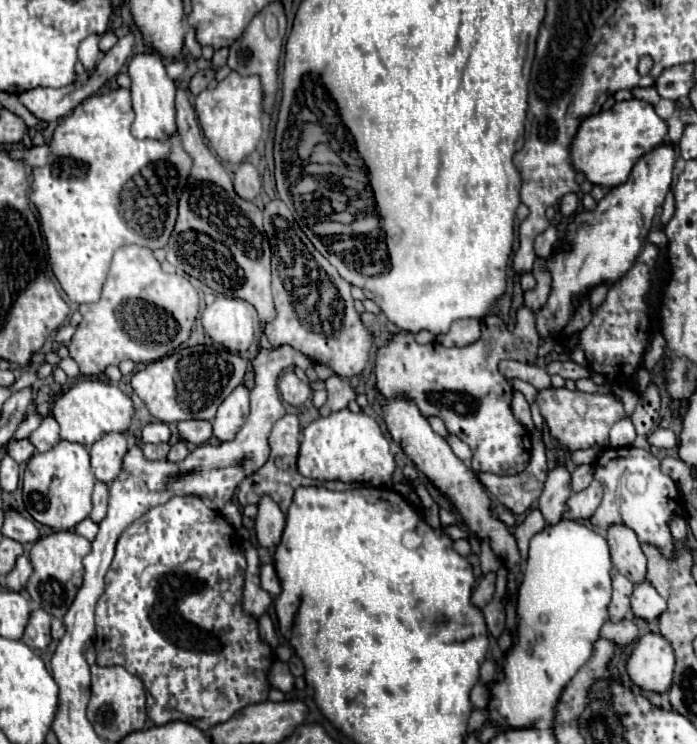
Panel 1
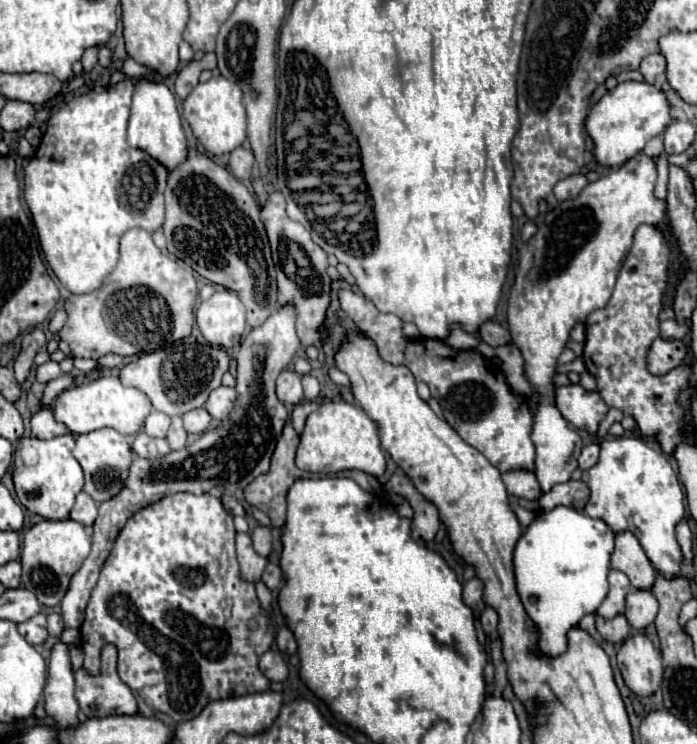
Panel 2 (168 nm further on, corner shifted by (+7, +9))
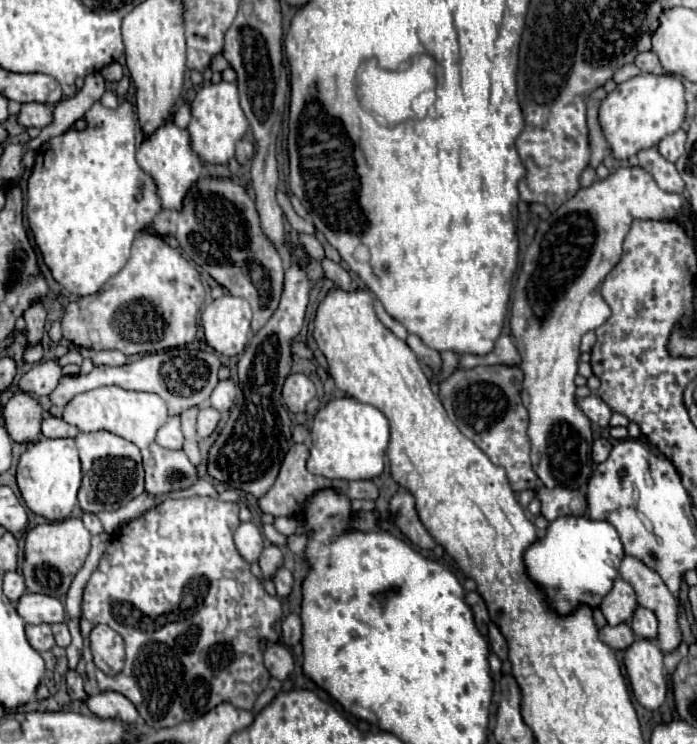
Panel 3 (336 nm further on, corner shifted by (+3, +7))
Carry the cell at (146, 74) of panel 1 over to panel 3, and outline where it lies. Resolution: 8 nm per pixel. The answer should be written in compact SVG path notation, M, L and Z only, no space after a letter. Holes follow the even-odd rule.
M165 123L141 143L141 147L137 149L137 163L155 181L161 209L169 211L181 211L181 199L185 199L185 191L189 191L189 187L203 175L203 163L189 145L189 133L175 127L173 123Z

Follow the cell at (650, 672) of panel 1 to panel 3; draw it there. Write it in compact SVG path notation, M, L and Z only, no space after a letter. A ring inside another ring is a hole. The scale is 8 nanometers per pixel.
M637 639L625 651L625 667L635 699L645 709L659 709L667 695L664 654L649 639Z

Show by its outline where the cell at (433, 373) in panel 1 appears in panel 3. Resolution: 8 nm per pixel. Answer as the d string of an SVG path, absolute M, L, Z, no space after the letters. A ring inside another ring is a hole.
M497 363L469 371L455 371L447 381L439 385L439 397L447 409L449 419L467 439L477 443L477 447L481 447L481 451L495 465L505 467L513 491L537 487L537 475L531 469L529 461L529 417L527 409L521 403L521 383L523 373L517 365Z

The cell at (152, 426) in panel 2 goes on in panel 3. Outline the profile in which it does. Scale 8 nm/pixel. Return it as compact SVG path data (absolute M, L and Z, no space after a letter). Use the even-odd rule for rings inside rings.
M171 417L171 421L157 433L157 443L165 449L183 449L183 441L185 437L181 431L179 417Z

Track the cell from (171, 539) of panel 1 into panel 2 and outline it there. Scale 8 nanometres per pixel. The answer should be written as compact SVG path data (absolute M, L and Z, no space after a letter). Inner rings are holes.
M173 493L163 497L161 501L147 505L143 509L139 509L121 529L117 541L113 543L113 549L101 569L101 577L95 585L95 589L91 591L91 599L87 605L87 613L85 613L85 621L81 625L81 641L83 641L83 651L85 651L85 663L83 667L89 673L97 673L99 671L99 655L101 649L105 645L115 645L119 651L119 677L123 679L123 683L127 683L133 691L133 695L137 697L137 701L141 703L141 715L151 717L151 715L165 715L171 723L181 723L181 721L189 721L193 717L197 717L197 713L201 713L201 709L209 703L209 701L217 701L217 699L231 699L231 697L241 697L247 693L261 693L269 689L269 679L259 671L257 663L259 657L271 647L273 643L273 629L269 629L269 619L267 613L259 607L257 595L255 595L255 585L247 583L241 579L239 575L239 563L237 563L237 555L235 555L235 527L233 527L233 515L223 507L223 503L219 499L215 499L209 493L203 495L193 495L193 493Z

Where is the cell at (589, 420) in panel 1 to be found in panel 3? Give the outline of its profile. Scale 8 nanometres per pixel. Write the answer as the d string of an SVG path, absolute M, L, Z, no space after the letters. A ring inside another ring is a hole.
M589 395L585 399L579 399L579 407L593 423L597 423L601 427L609 427L609 419L611 419L613 411L609 409L609 405L601 397Z

